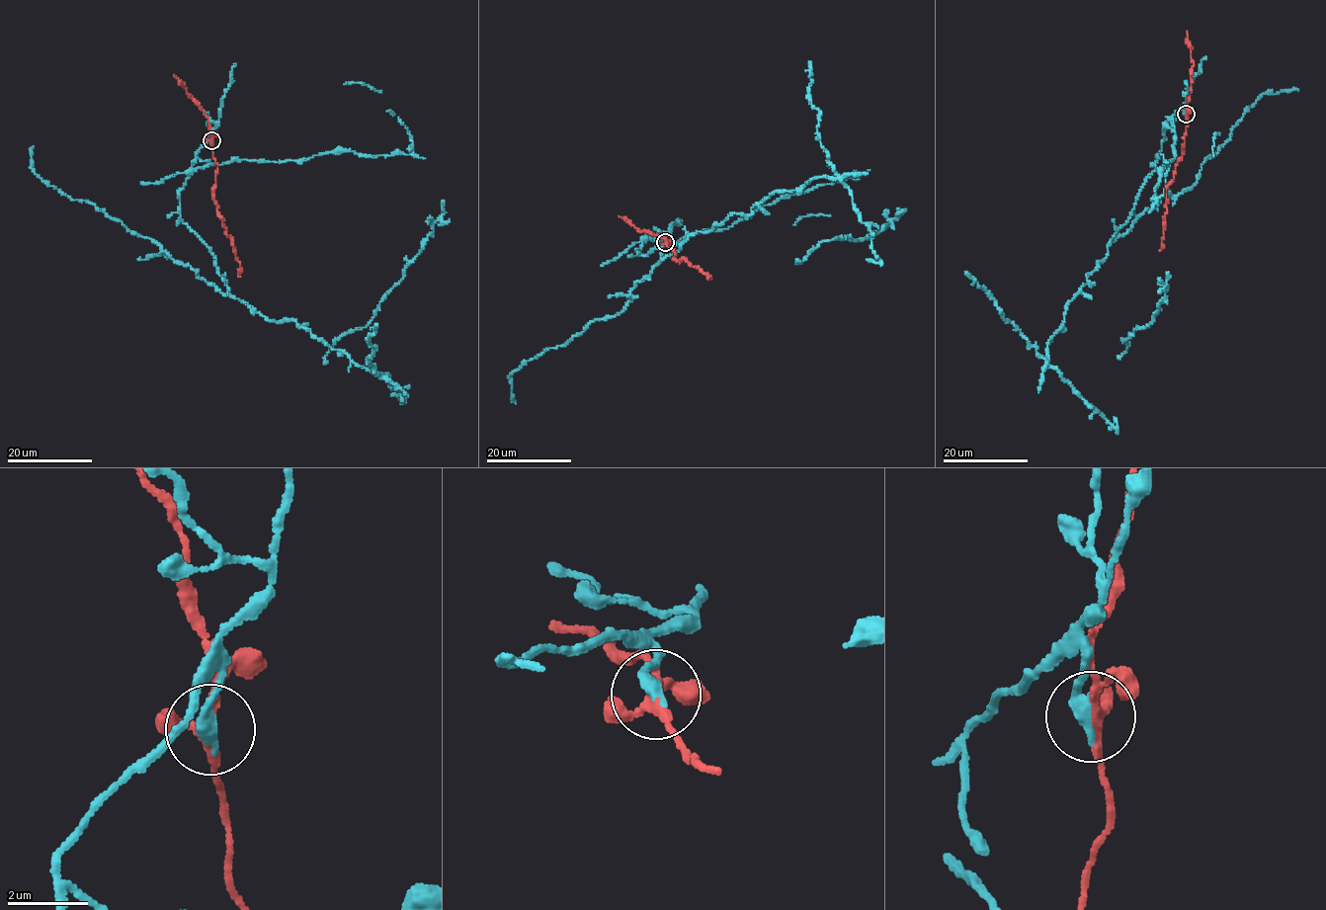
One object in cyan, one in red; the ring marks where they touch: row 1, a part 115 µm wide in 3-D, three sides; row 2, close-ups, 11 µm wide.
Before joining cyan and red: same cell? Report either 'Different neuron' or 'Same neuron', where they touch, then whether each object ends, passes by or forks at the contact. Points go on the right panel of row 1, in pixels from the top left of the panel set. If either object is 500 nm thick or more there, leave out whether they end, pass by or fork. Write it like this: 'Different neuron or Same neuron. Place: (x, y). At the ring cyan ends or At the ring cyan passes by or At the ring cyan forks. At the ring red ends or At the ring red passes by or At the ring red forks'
Different neuron. Place: (1186, 114). At the ring cyan ends. At the ring red forks

